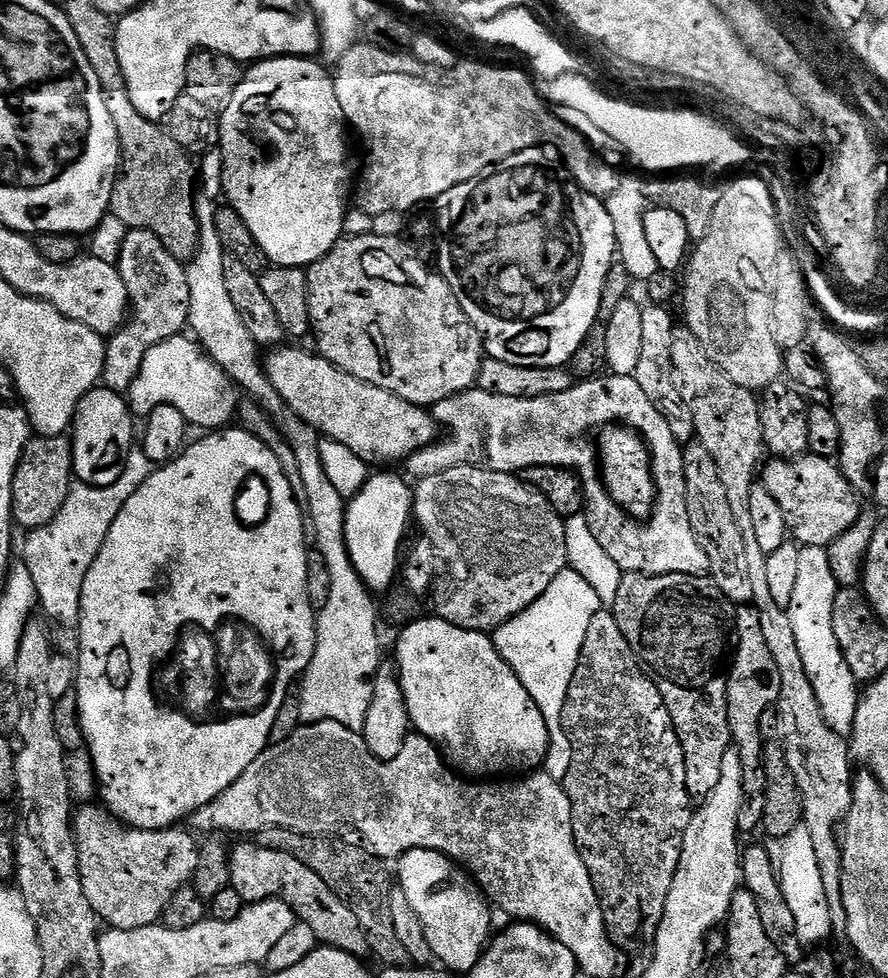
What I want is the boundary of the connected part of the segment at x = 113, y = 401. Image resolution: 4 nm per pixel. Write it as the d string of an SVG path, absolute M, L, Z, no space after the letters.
M97 386L80 399L70 429L72 470L79 483L101 488L122 478L122 470L126 470L126 462L134 447L132 420L134 413L127 399L114 390Z

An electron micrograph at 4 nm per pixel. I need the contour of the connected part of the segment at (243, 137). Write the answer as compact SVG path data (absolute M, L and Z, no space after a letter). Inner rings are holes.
M282 56L271 60L262 60L251 65L252 68L243 73L238 90L230 98L230 102L218 116L220 126L219 151L224 151L224 168L228 171L228 181L224 188L228 191L227 203L238 214L242 214L242 222L250 226L250 234L258 242L260 249L264 251L265 257L273 265L281 268L303 268L307 269L331 250L345 235L344 222L346 205L344 199L348 196L348 183L352 180L352 172L348 169L348 144L344 141L344 128L346 132L346 121L342 114L342 106L338 106L338 94L336 93L336 81L317 61L312 58L297 58L294 56Z

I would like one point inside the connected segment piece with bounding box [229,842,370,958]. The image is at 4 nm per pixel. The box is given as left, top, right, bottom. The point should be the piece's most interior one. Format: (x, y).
(258, 874)

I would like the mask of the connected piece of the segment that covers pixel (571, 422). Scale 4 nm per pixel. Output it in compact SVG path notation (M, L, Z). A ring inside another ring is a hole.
M600 374L593 379L573 383L572 388L562 394L546 394L536 398L506 398L503 394L486 394L486 390L473 386L467 392L442 398L442 402L431 405L430 411L443 432L433 444L408 457L406 467L409 477L416 476L415 479L421 481L434 474L442 474L446 470L462 466L489 468L491 472L509 474L520 474L524 469L534 466L569 468L582 482L584 495L582 515L586 518L586 522L590 522L590 530L594 538L598 538L602 550L606 550L606 554L610 554L610 558L618 562L621 572L641 572L647 576L666 574L702 576L707 573L710 558L706 558L706 550L698 546L698 538L694 538L690 514L686 510L686 462L682 442L674 434L672 423L660 413L654 402L650 402L650 398L646 398L646 393L642 390L642 386L638 386L635 376ZM613 424L622 424L639 432L652 453L656 504L652 508L651 516L643 522L632 519L604 485L604 477L598 463L598 448L594 443L594 430Z

